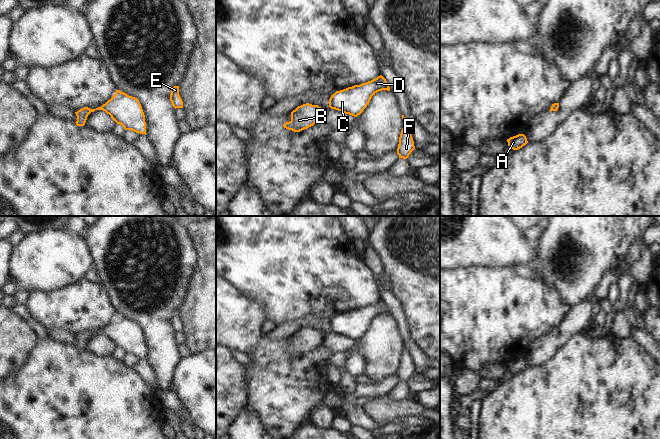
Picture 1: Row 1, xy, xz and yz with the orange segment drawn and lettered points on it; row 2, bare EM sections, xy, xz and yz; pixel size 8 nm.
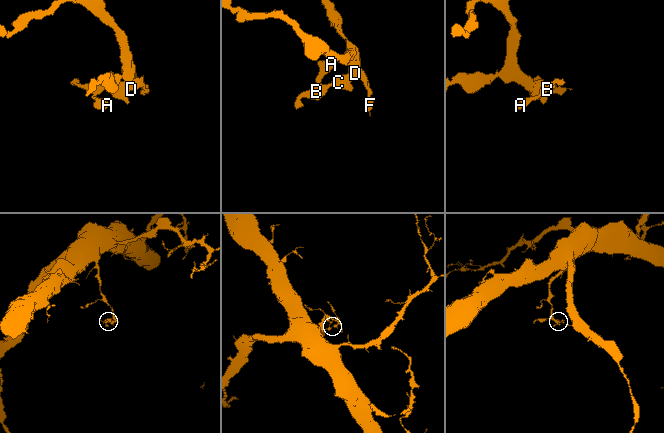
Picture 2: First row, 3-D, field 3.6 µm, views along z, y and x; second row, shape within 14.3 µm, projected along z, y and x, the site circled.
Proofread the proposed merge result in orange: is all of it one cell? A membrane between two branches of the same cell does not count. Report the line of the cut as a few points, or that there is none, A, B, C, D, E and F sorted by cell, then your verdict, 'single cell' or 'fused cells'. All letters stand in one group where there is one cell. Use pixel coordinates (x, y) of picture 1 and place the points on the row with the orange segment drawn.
cut none; groups A B C D E F; single cell

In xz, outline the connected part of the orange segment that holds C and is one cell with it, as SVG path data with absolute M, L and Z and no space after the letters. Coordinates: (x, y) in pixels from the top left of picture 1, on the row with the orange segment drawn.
M380 75L366 83L336 91L329 99L329 107L357 117L367 107L372 96L382 90L390 91L390 87Z

